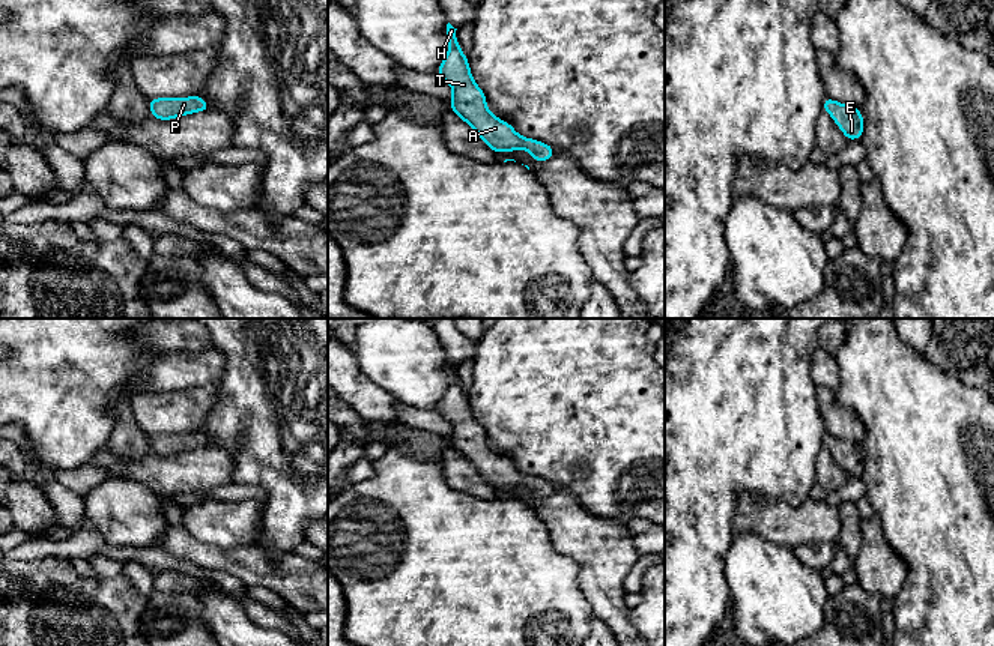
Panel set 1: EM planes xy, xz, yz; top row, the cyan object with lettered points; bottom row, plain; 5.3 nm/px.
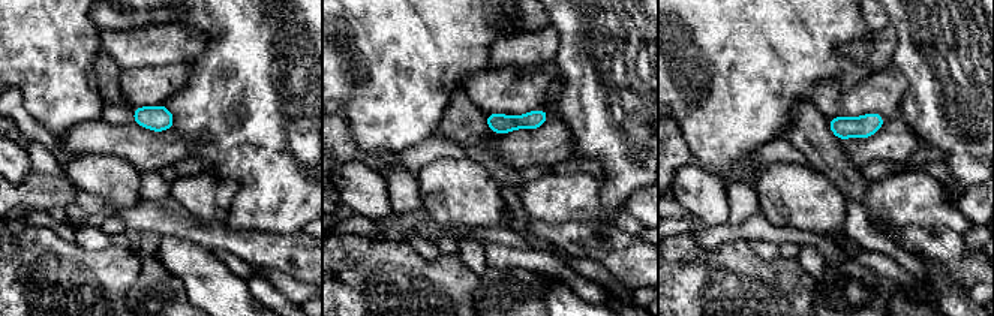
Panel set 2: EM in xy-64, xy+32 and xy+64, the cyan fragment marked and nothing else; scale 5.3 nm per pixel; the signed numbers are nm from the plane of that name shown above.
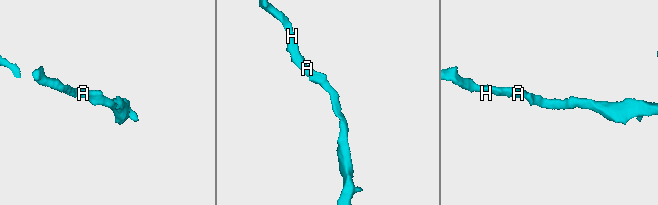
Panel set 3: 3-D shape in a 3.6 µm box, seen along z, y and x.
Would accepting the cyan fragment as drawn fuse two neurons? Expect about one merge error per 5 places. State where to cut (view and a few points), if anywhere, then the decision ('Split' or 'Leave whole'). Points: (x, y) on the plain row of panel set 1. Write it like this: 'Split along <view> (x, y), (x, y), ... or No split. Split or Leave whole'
No split. Leave whole

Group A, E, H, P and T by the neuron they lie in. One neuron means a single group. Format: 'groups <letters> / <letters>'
groups A E H P T

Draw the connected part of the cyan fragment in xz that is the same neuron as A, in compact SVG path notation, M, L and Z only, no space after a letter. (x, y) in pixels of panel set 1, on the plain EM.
M447 361L450 386L438 404L438 412L453 425L448 443L495 488L528 487L540 500L556 488L546 479L519 472L508 458L495 454L486 440L486 430L471 412L468 394L462 389L456 367Z

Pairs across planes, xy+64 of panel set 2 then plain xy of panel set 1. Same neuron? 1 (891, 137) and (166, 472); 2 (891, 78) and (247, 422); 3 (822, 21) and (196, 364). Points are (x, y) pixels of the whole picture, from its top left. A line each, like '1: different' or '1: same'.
1: same
2: different
3: different

